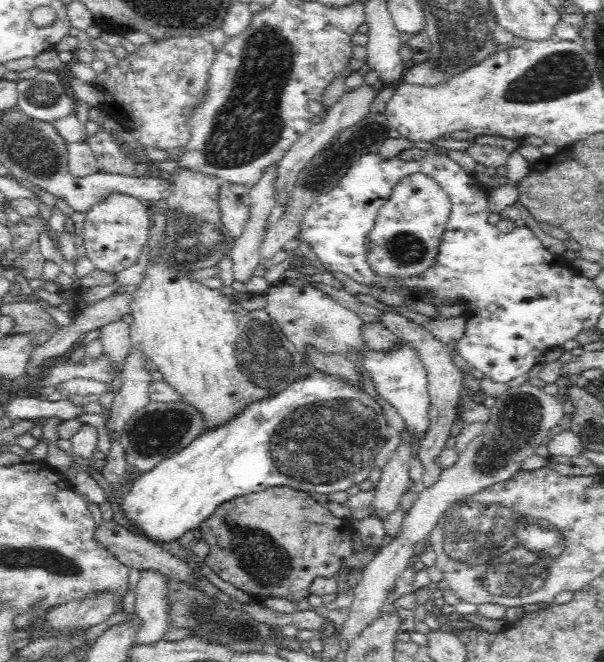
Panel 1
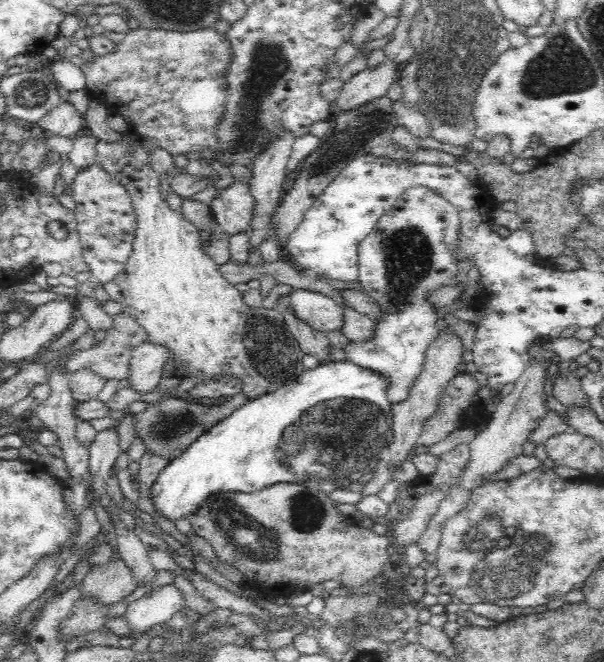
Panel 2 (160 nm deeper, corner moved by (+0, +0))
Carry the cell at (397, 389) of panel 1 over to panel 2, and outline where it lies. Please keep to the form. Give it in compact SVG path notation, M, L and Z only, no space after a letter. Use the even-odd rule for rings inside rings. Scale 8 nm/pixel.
M414 185L406 187L406 190L398 195L394 206L380 217L370 234L360 242L357 281L368 296L380 305L384 316L382 320L376 320L374 338L366 342L350 341L343 350L346 360L383 378L385 395L391 405L402 404L410 398L412 384L416 382L424 364L426 349L441 332L440 327L436 325L438 322L436 309L427 304L424 295L436 287L453 282L457 272L455 254L459 251L457 250L459 228L458 211L446 197L436 193L430 187Z

